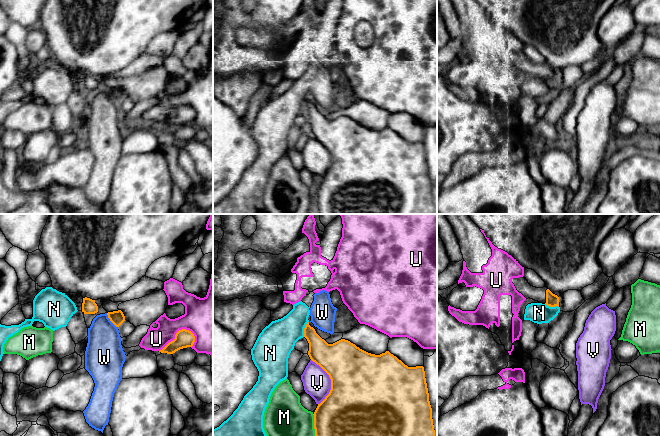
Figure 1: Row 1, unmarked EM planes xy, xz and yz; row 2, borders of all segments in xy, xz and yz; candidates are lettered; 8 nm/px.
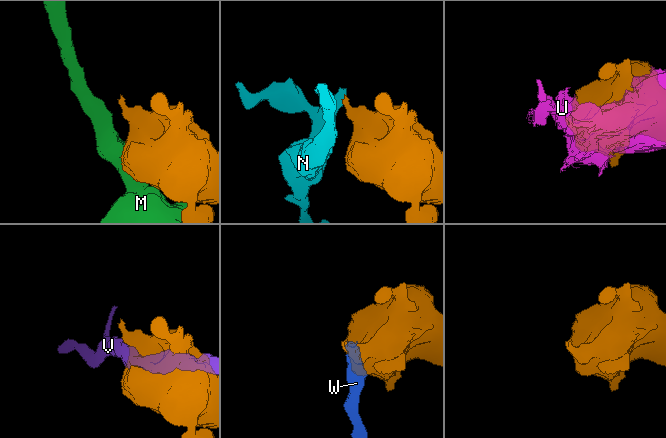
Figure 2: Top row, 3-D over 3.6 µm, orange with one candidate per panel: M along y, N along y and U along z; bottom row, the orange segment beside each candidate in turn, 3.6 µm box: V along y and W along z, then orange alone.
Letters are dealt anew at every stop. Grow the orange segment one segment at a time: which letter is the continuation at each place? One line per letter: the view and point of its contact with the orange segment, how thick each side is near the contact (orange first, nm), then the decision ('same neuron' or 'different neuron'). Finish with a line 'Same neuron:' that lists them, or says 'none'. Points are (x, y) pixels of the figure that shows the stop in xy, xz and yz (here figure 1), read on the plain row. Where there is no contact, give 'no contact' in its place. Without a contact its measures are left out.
M: xz (314, 202) | 500/380 nm | different neuron
N: xz (304, 105) | 190/280 nm | different neuron
U: xy (176, 110) | 150/300 nm | different neuron
V: xz (331, 157) | 500/220 nm | different neuron
W: xy (110, 96) | 110/280 nm | different neuron
Same neuron: none

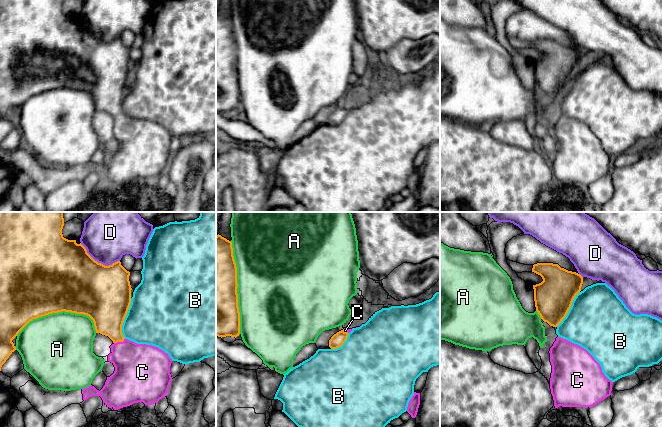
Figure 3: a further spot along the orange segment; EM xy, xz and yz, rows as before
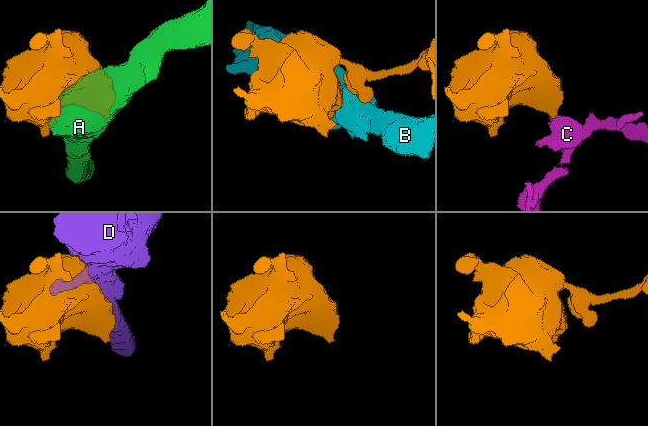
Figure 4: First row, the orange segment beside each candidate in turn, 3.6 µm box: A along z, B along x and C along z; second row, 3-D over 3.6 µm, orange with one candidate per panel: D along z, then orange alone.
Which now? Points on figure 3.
A: xz (237, 62) | 360/500 nm | different neuron
B: xy (124, 94) | 440/460 nm | different neuron
C: xy (119, 117) | 280/360 nm | same neuron
D: xy (99, 39) | 480/320 nm | different neuron
Same neuron: C

